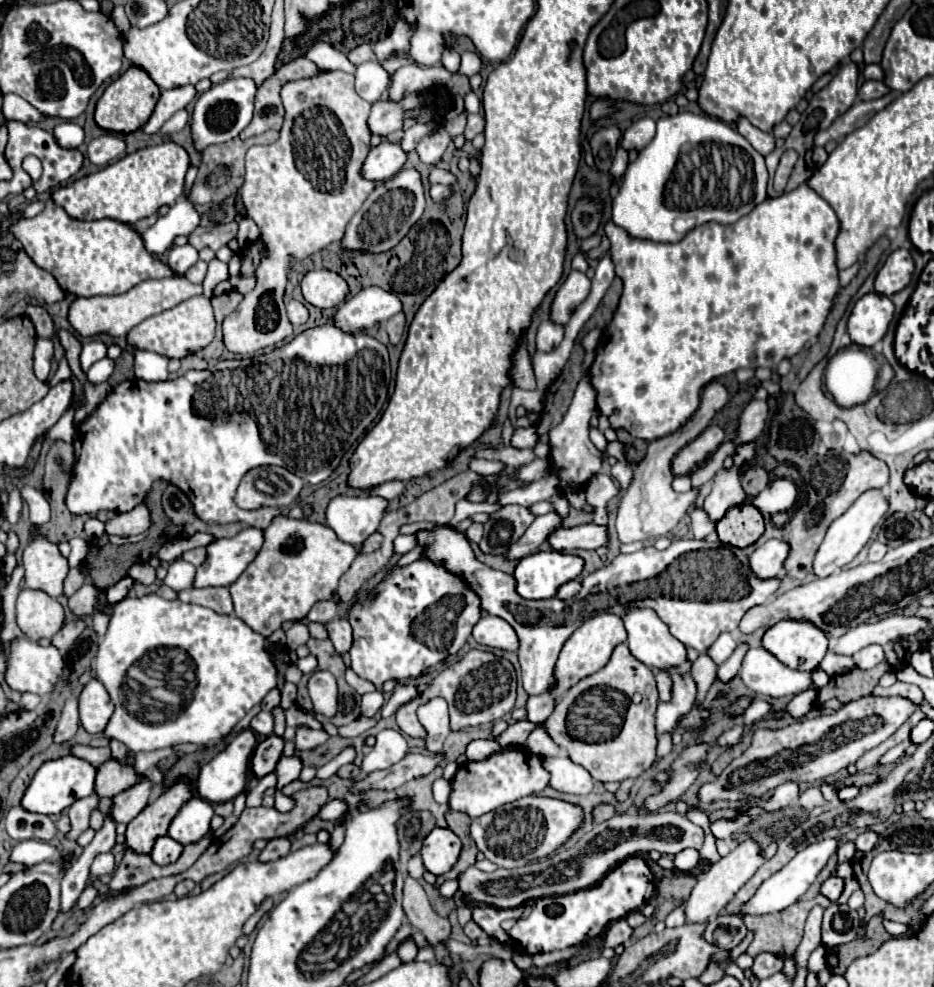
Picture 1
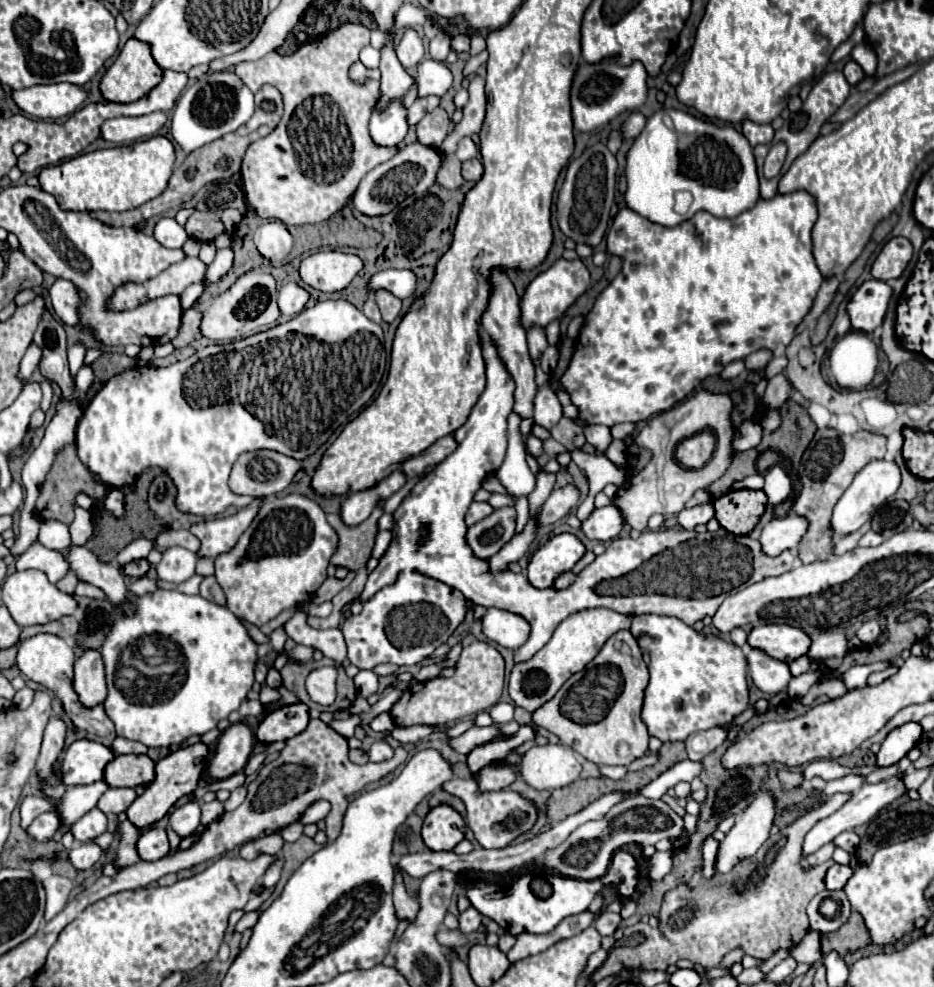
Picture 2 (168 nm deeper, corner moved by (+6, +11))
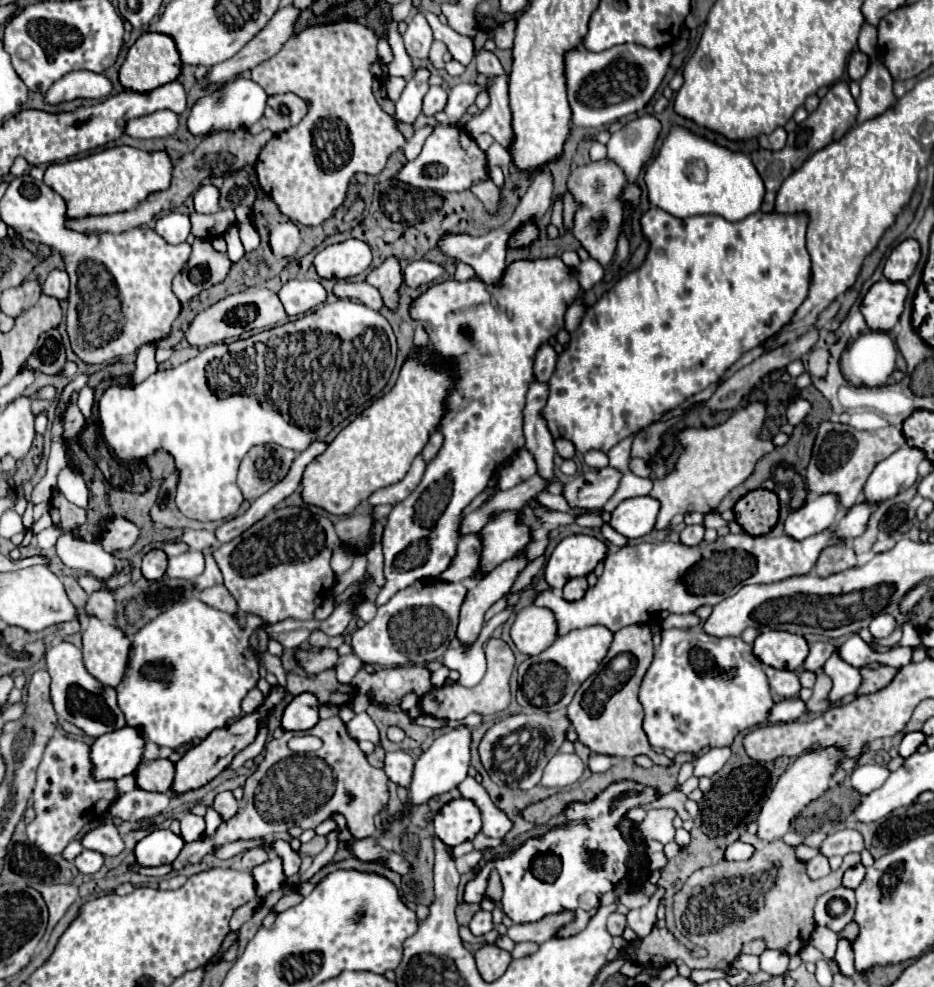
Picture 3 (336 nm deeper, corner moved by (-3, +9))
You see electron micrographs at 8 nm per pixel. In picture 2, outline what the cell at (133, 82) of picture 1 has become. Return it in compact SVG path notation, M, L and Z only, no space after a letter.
M133 37L125 43L115 63L103 75L101 93L107 101L113 101L113 103L131 103L147 95L161 81L161 75L163 75L163 69L155 63L155 59L151 59L151 47L147 47L147 43Z

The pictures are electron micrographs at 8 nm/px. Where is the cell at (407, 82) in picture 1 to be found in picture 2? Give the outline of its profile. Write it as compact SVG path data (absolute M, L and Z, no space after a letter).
M405 29L395 45L397 57L403 63L403 67L417 67L417 63L423 59L423 41L415 29Z

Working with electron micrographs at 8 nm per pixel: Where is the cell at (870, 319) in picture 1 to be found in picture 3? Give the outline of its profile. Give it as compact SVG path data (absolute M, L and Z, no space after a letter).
M888 279L874 283L860 305L866 325L872 331L890 331L902 313L906 293L906 285L896 285Z

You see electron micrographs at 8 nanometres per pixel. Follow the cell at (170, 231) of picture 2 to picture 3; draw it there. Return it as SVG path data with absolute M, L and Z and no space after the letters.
M168 213L156 221L156 233L168 243L184 243L190 235L190 219L182 213Z

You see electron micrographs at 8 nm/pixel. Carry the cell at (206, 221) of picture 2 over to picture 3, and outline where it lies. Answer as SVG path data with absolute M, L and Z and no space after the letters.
M222 209L212 215L192 213L190 221L192 221L192 235L194 237L212 241L212 239L222 237L236 223L236 217L234 217L232 209Z

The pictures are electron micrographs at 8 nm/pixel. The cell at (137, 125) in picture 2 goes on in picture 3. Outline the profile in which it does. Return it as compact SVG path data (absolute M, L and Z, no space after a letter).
M156 111L152 115L130 119L124 127L124 133L136 139L152 139L152 137L168 137L178 127L178 115L172 111Z

